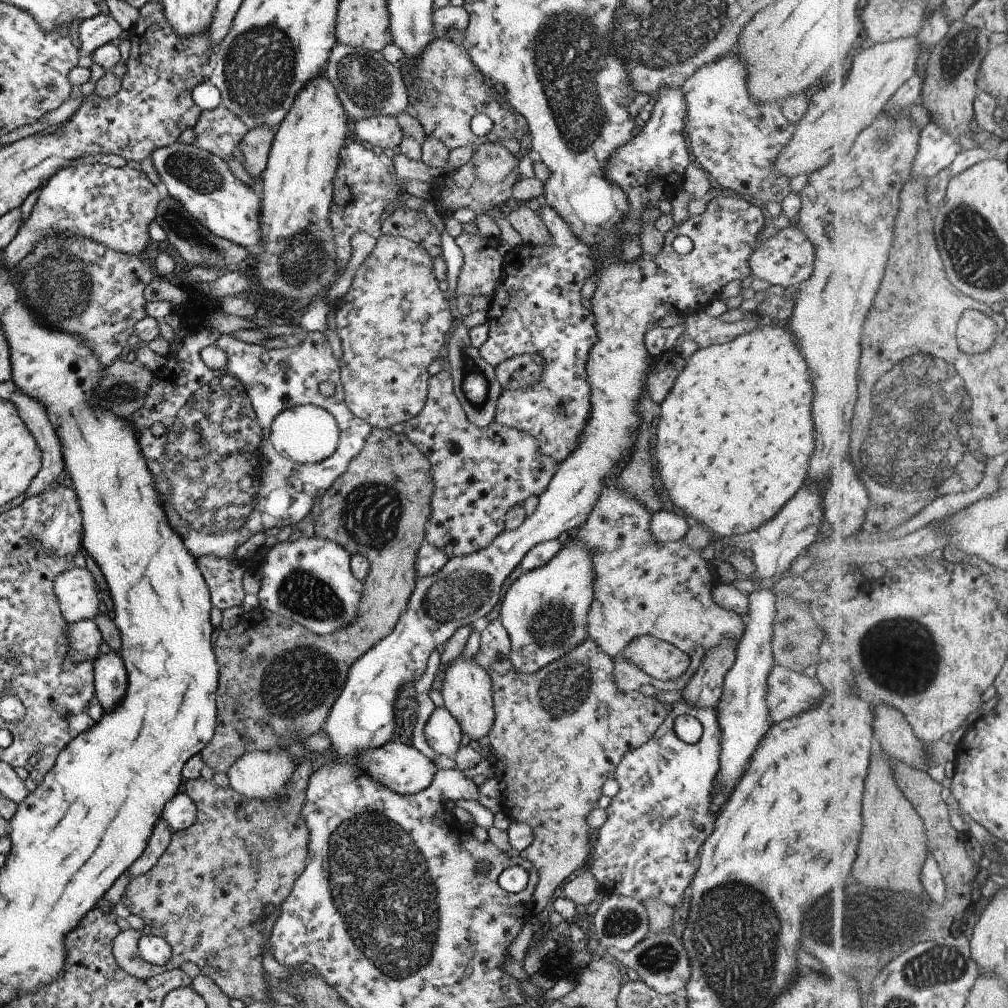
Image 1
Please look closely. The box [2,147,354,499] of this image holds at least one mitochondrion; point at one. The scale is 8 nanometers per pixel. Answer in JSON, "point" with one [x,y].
{"point":[61,285]}

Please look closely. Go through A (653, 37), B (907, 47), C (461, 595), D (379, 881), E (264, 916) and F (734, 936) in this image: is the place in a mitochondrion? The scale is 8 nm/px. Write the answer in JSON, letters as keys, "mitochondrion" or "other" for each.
{"A":"mitochondrion","B":"other","C":"mitochondrion","D":"mitochondrion","E":"other","F":"mitochondrion"}

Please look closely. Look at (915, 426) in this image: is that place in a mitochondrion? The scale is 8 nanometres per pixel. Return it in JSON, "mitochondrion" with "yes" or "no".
{"mitochondrion":"yes"}

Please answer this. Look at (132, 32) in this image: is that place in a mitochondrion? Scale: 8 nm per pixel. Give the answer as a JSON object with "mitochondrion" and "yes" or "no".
{"mitochondrion":"no"}

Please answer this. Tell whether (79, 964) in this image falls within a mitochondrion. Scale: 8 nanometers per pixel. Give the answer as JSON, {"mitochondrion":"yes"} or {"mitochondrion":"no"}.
{"mitochondrion":"no"}

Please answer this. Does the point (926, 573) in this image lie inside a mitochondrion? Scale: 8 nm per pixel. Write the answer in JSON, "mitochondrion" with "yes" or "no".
{"mitochondrion":"no"}

